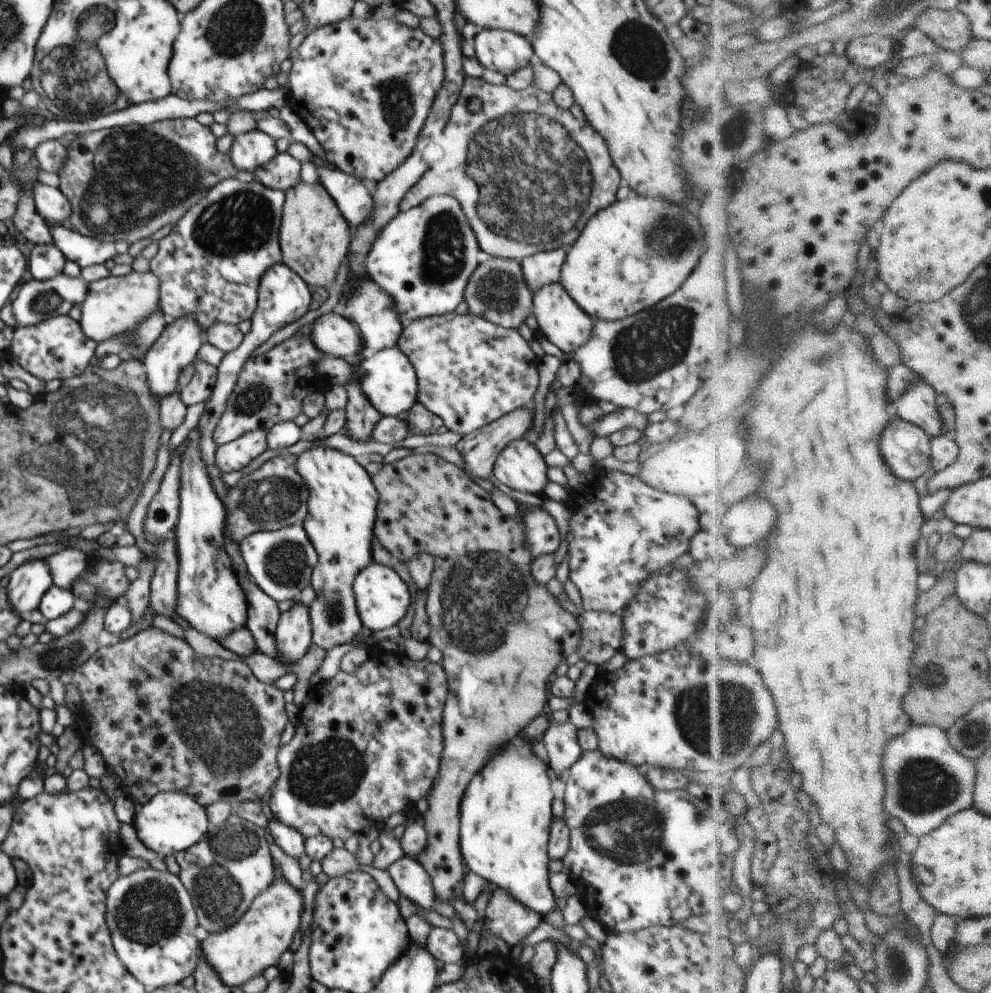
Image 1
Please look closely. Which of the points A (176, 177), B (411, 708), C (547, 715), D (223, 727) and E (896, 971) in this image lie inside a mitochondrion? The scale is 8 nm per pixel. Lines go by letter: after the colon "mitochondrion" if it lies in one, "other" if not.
A: mitochondrion
B: other
C: other
D: mitochondrion
E: mitochondrion

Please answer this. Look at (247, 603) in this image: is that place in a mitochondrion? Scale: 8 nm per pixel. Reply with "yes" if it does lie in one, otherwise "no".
no

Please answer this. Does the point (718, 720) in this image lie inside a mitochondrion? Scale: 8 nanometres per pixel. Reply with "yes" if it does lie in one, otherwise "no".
yes

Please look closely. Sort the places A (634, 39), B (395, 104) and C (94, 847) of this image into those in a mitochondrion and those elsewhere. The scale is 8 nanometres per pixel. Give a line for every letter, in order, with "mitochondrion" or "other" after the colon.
A: mitochondrion
B: mitochondrion
C: other

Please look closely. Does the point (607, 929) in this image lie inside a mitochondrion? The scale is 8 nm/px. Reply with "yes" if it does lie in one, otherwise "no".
no

